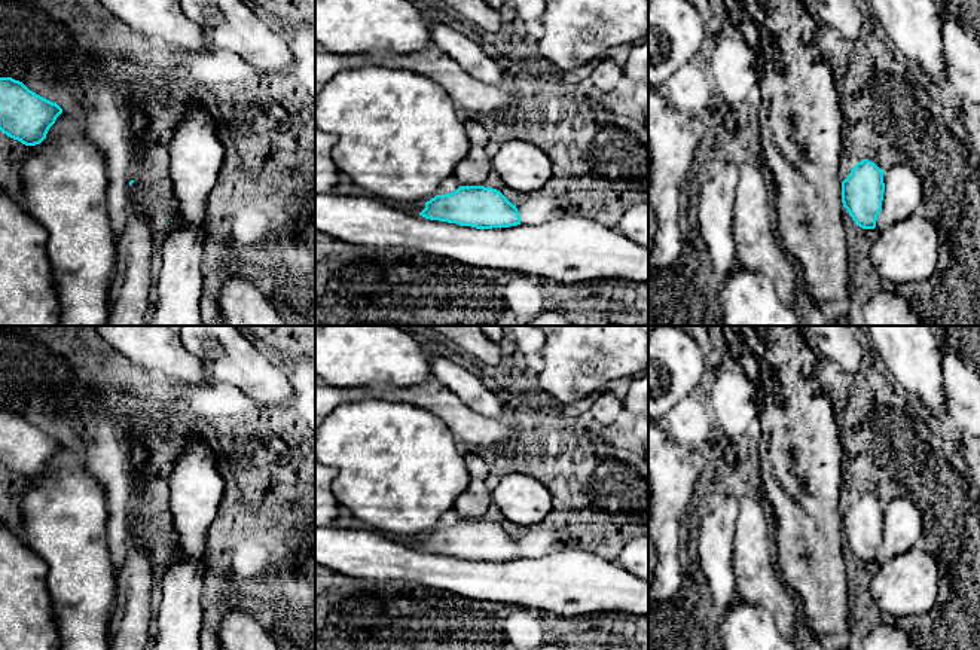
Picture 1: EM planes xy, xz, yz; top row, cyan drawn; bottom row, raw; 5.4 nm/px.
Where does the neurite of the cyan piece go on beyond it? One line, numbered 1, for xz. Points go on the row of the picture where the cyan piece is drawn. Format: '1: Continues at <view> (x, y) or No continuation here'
1: No continuation here

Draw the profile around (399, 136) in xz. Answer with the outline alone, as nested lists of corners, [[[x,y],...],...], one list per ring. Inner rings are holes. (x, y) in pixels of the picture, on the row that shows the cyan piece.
[[[367,67],[338,73],[323,85],[315,123],[338,137],[330,158],[344,178],[378,199],[415,204],[439,195],[442,181],[470,149],[451,95],[424,74]]]

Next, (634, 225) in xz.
[[[648,202],[629,208],[616,228],[626,238],[648,248]]]

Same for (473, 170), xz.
[[[468,119],[464,122],[470,149],[467,156],[458,162],[454,176],[461,186],[483,186],[486,177],[494,173],[492,161],[488,156],[488,129],[480,122]]]

